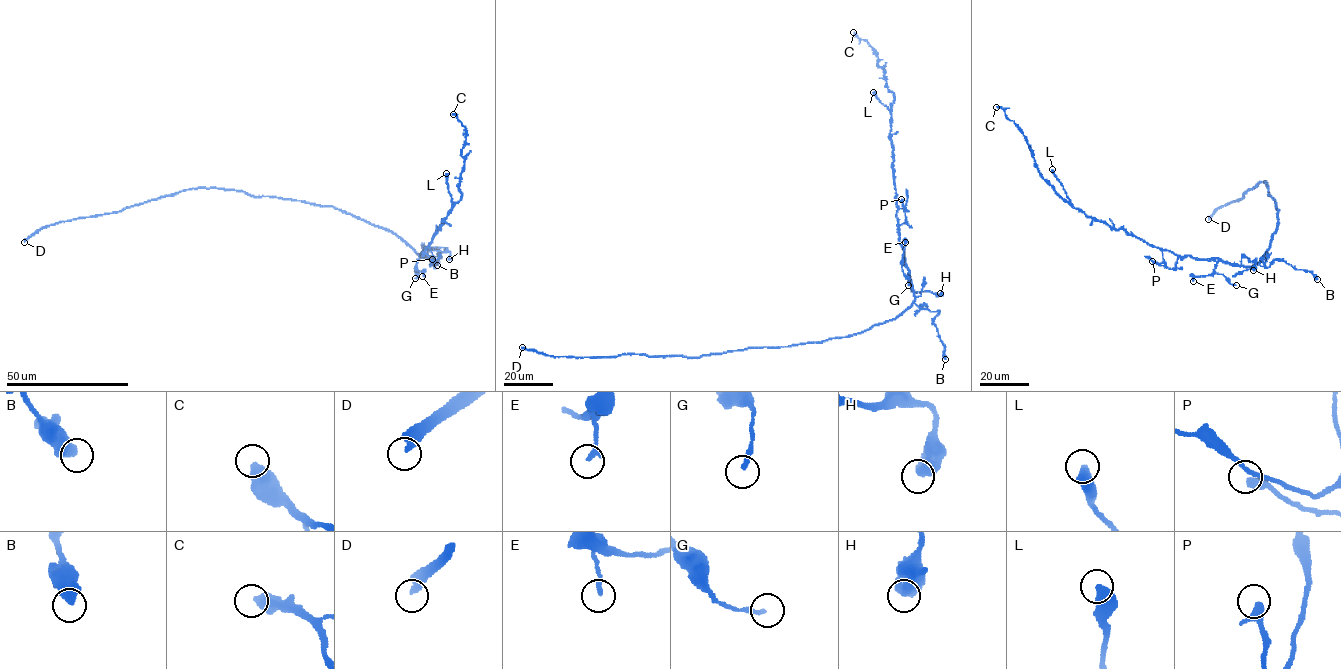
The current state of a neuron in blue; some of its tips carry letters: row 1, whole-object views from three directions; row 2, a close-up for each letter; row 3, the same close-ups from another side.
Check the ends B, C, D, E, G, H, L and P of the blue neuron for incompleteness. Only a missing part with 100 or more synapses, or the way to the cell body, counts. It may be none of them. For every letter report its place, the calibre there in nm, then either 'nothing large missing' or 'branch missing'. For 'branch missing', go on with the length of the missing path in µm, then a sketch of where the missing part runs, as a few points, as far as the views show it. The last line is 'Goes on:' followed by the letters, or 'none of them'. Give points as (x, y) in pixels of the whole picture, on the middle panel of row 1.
B: at (945, 359); 550 nm thick; nothing large missing
C: at (853, 32); 550 nm thick; nothing large missing
D: at (522, 347); 380 nm thick; branch missing; about 90 µm are missing
E: at (905, 242); 220 nm thick; nothing large missing
G: at (908, 285); 180 nm thick; nothing large missing
H: at (940, 293); 650 nm thick; nothing large missing
L: at (873, 92); 550 nm thick; nothing large missing
P: at (901, 199); 280 nm thick; nothing large missing
Goes on: D

